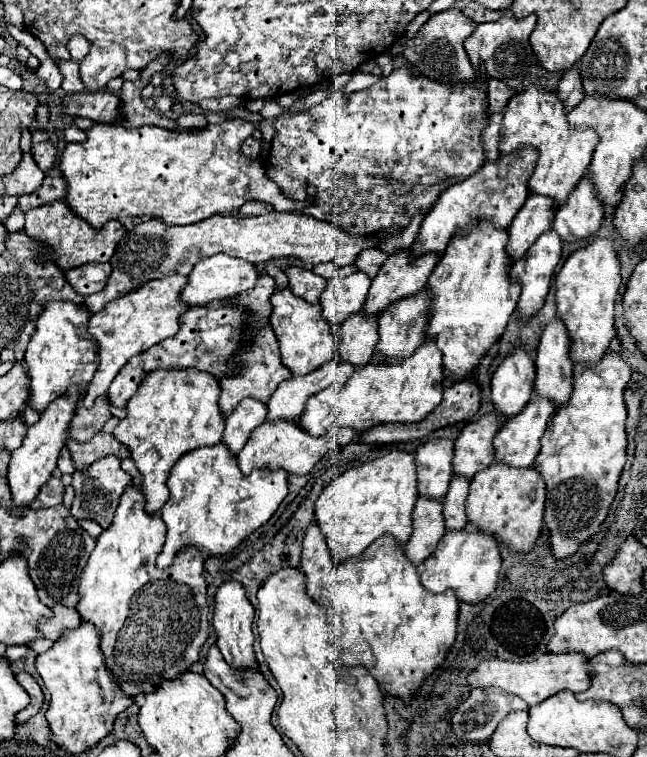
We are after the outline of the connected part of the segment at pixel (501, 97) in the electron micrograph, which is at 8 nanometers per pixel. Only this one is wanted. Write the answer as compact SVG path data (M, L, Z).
M487 79L487 105L489 113L503 113L507 101L517 93L517 89L507 87L503 81Z

